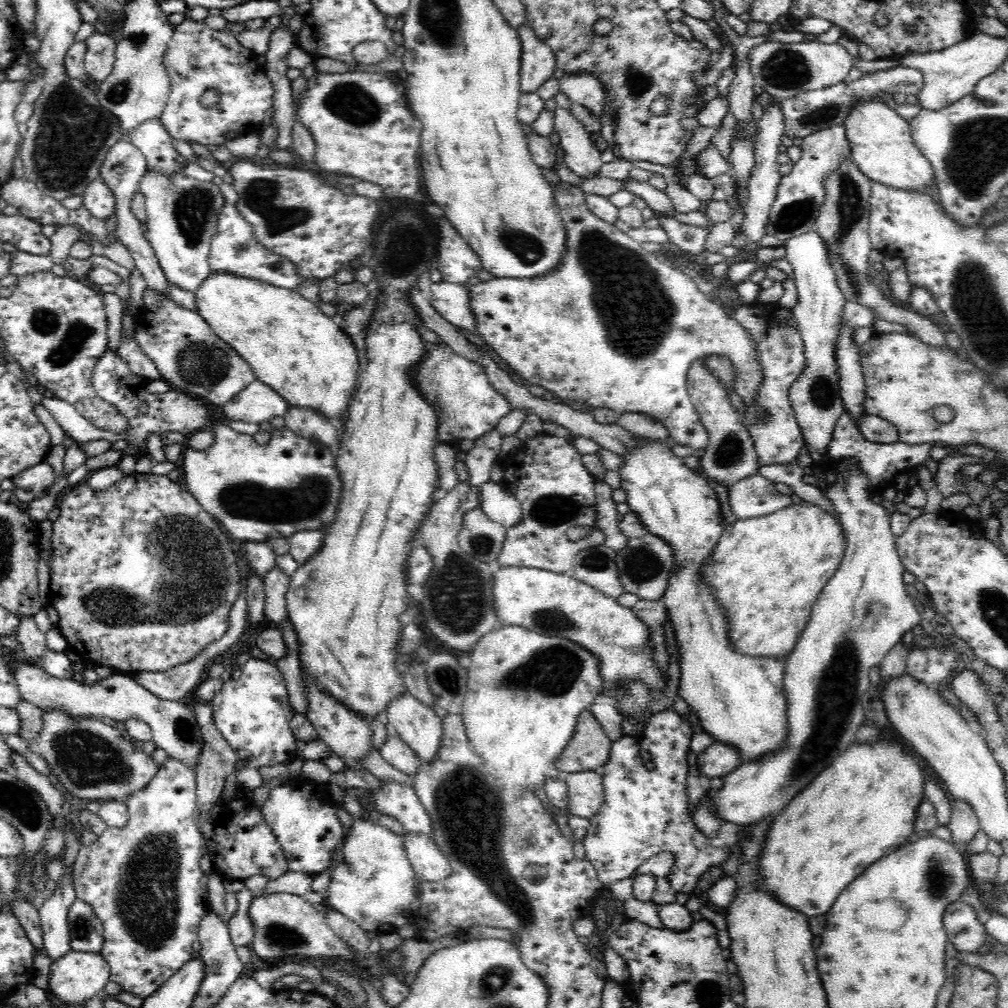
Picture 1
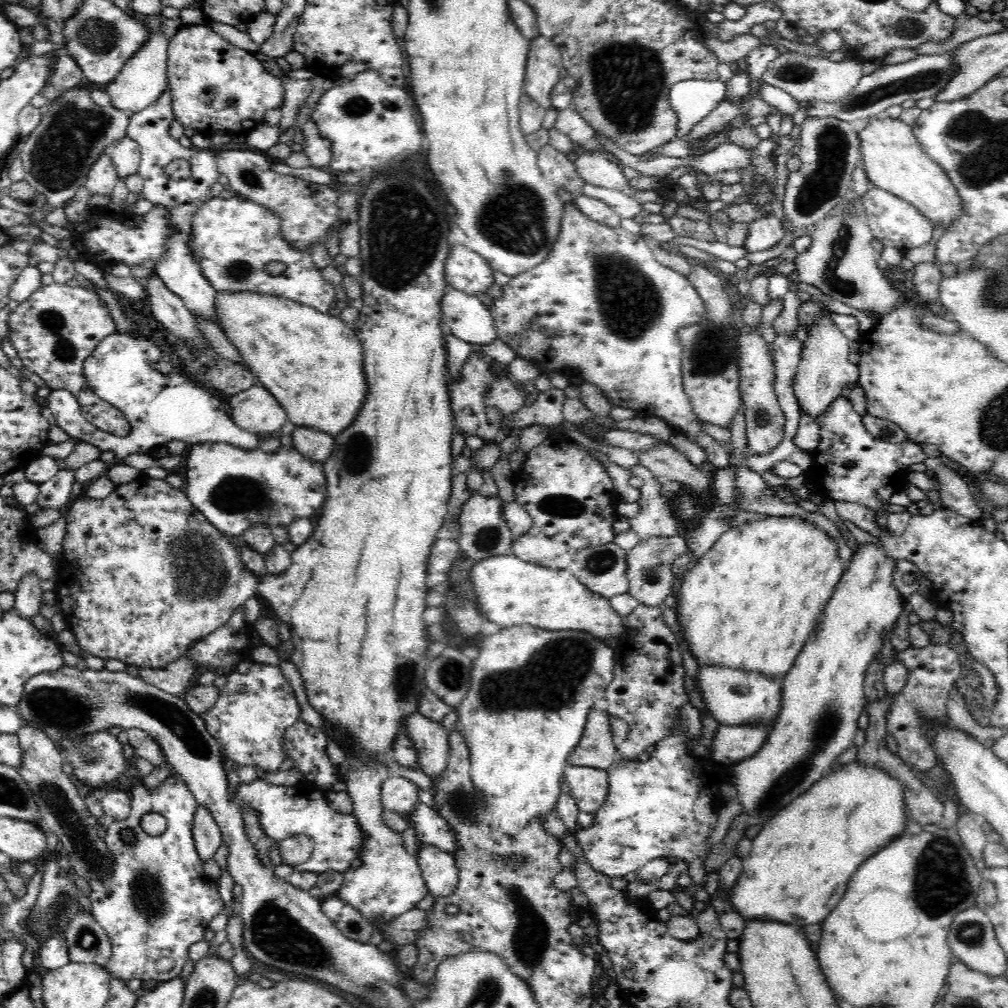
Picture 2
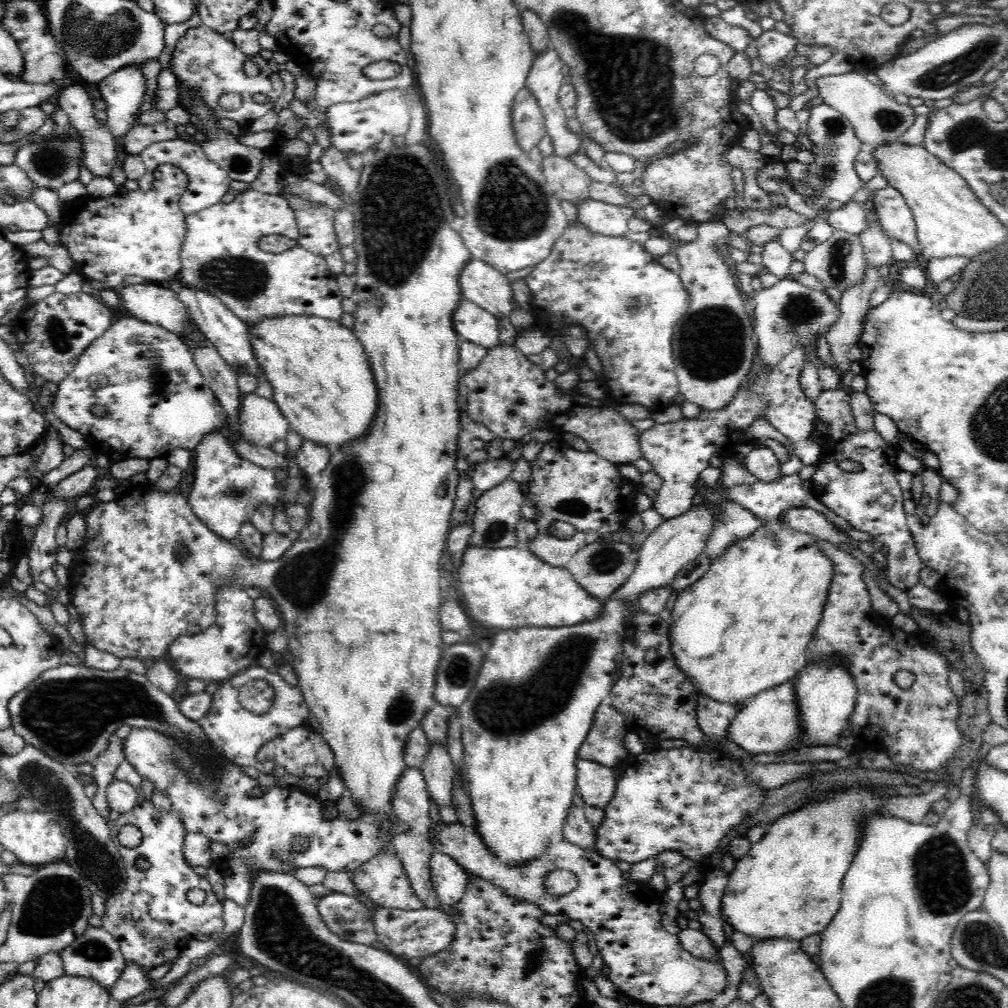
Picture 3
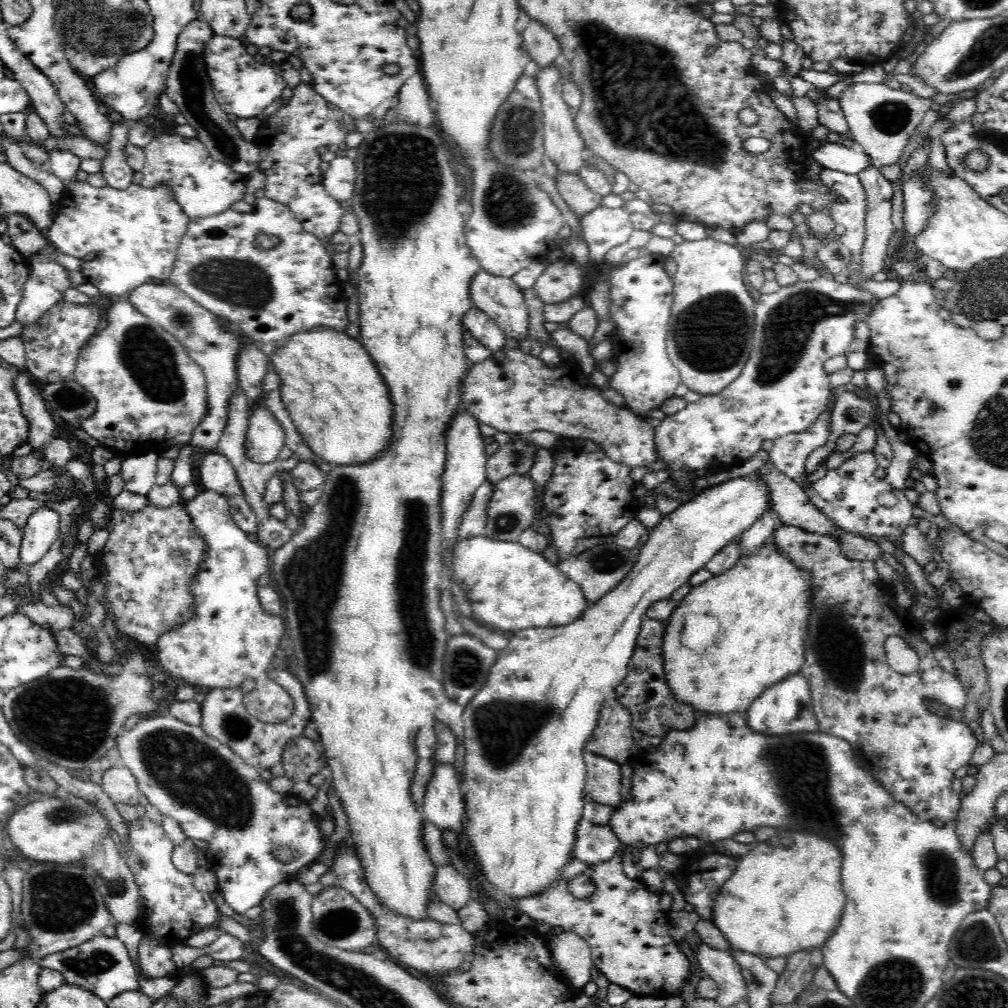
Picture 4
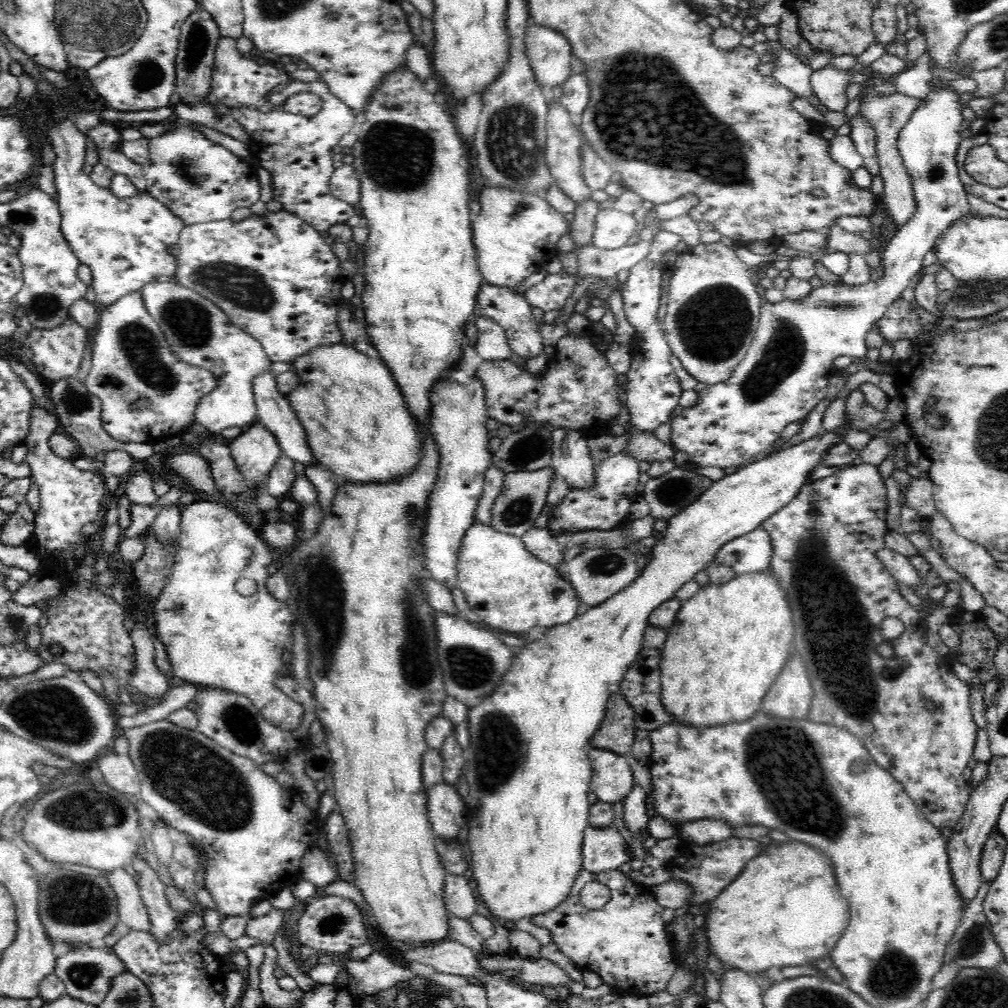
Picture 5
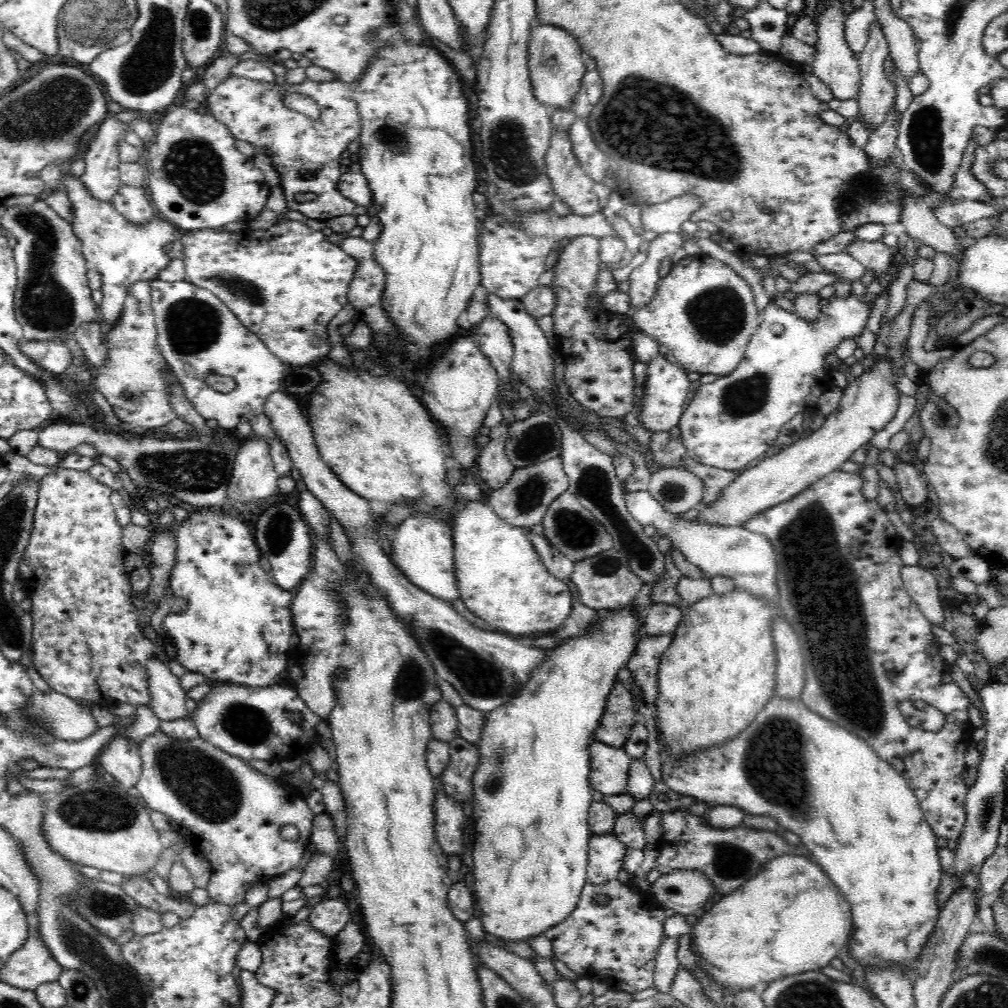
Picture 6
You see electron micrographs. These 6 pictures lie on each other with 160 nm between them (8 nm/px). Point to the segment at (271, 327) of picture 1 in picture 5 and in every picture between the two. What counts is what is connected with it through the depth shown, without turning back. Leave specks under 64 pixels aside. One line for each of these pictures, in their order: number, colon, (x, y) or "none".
2: (312, 363)
3: (323, 384)
4: (337, 398)
5: (357, 423)

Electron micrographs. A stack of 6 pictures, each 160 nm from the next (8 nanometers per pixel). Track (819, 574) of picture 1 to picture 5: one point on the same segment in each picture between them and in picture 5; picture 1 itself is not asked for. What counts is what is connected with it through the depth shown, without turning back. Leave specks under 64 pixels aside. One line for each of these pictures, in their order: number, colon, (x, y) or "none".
2: (751, 603)
3: (744, 627)
4: (732, 637)
5: (728, 644)

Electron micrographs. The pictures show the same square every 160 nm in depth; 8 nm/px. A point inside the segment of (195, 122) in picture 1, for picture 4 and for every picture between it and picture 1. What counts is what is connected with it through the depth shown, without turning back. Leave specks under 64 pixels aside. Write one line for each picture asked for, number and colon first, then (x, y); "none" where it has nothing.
2: (205, 71)
3: (204, 60)
4: (244, 86)

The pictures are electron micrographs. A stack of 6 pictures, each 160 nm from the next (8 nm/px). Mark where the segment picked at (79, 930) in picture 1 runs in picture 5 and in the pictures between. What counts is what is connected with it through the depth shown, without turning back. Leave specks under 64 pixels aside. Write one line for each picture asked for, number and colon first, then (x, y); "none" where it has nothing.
2: (88, 943)
3: (96, 955)
4: (102, 965)
5: (87, 972)

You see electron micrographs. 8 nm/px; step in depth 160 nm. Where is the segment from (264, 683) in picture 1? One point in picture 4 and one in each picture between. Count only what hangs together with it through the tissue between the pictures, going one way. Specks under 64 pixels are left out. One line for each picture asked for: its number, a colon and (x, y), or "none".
2: (252, 712)
3: (240, 734)
4: (260, 744)

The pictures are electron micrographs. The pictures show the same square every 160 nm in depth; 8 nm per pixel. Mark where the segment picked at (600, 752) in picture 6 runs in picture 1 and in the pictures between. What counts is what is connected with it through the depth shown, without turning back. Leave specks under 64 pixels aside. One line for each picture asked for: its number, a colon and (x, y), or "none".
1: (586, 792)
2: (589, 786)
3: (596, 782)
4: (604, 777)
5: (612, 780)

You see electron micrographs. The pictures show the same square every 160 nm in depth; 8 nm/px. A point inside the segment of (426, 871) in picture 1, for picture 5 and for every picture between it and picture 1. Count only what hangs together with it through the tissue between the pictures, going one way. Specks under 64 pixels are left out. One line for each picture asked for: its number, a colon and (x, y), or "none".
2: (440, 872)
3: (449, 879)
4: (453, 888)
5: (461, 899)

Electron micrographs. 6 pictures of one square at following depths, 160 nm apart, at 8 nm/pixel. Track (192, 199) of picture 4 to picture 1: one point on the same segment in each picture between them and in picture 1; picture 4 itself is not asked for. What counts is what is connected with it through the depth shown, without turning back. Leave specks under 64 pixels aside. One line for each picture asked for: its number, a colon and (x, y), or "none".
1: (155, 143)
2: (150, 128)
3: (208, 183)

